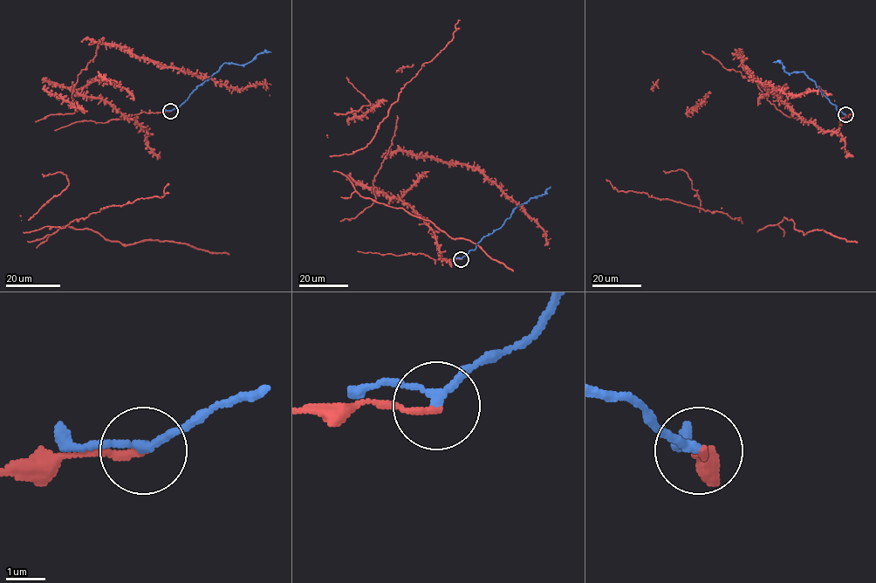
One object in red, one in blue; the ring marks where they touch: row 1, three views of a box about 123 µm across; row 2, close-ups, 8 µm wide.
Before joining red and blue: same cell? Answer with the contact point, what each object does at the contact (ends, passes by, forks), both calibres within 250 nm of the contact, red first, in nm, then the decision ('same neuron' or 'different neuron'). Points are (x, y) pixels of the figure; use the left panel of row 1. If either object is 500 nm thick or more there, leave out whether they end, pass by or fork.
at (170, 111); red ends there; blue passes by; 170 nm thick on the red side, 200 nm on the other; same neuron

